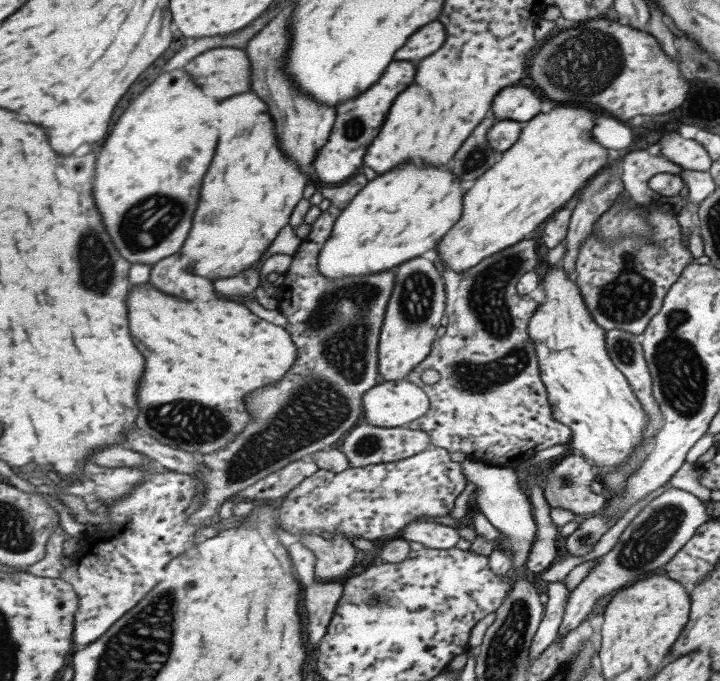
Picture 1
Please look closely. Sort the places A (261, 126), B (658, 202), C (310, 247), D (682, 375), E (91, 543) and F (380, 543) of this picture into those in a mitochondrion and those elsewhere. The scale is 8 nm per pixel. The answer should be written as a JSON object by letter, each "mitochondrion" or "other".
{"A":"other","B":"other","C":"other","D":"mitochondrion","E":"other","F":"other"}

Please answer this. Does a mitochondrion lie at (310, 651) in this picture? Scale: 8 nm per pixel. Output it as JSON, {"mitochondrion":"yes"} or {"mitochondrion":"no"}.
{"mitochondrion":"no"}

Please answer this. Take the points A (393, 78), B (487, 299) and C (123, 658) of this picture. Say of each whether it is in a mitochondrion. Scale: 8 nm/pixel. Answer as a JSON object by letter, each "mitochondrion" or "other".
{"A":"other","B":"mitochondrion","C":"mitochondrion"}

